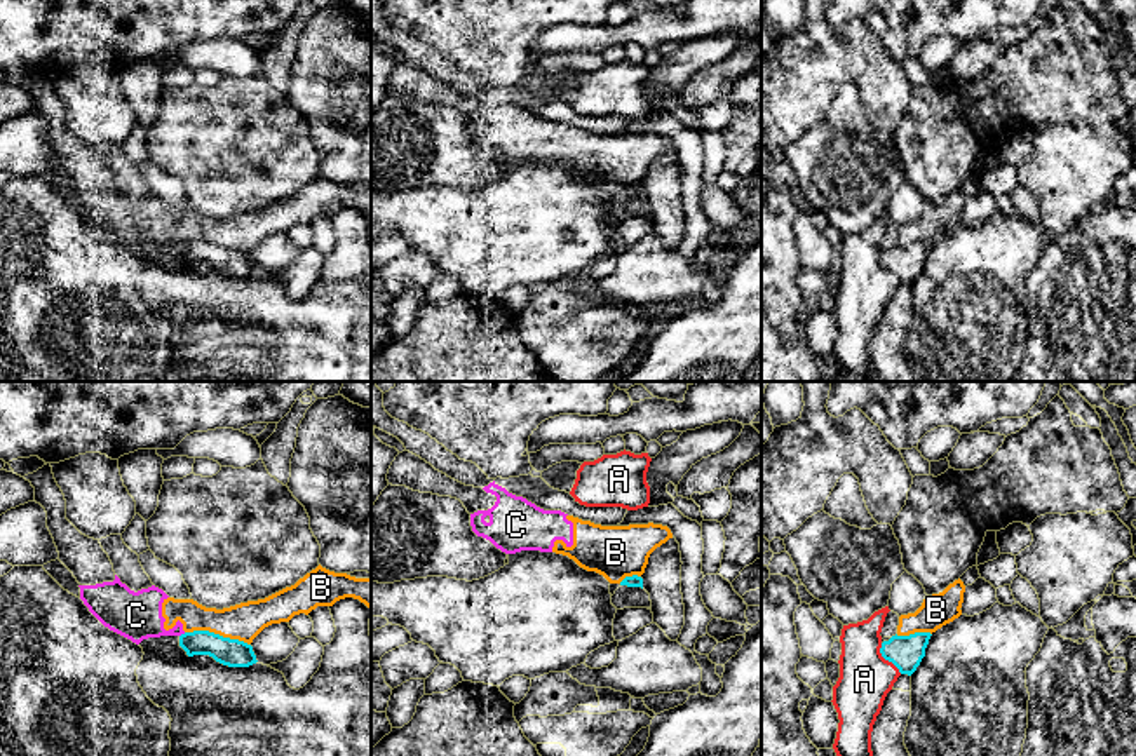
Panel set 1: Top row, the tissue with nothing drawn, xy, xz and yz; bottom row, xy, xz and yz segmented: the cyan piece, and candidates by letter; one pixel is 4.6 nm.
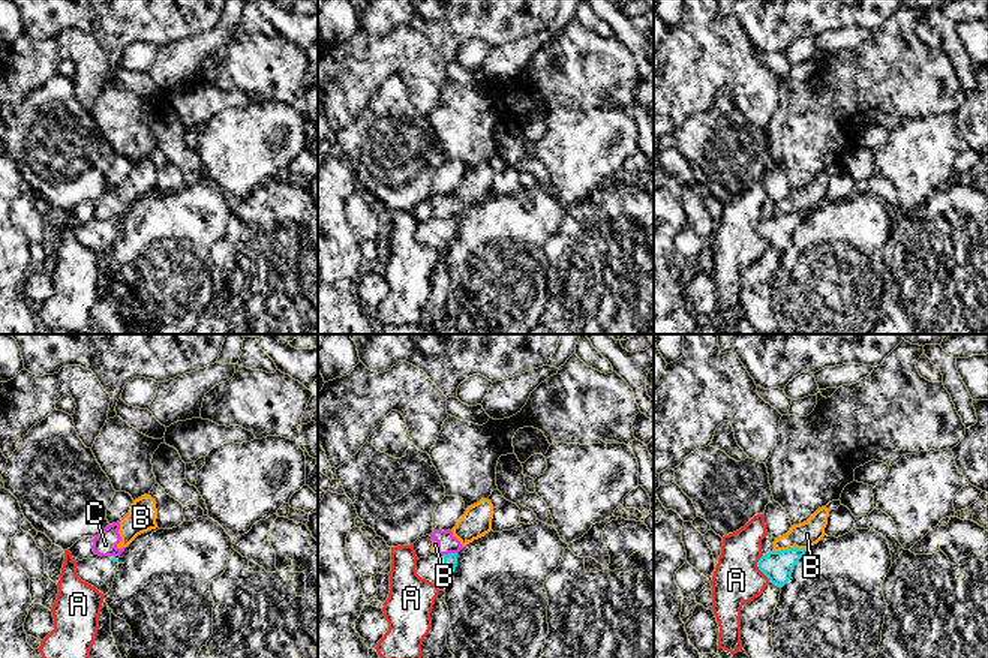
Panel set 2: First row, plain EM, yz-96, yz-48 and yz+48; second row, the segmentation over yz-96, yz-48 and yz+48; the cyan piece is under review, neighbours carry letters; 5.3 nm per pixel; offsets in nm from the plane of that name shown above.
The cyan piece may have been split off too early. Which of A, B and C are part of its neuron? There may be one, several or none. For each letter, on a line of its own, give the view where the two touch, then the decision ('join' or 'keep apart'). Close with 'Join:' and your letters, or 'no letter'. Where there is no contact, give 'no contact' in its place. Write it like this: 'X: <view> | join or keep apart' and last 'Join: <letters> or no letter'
A: yz | keep apart
B: xy | keep apart
C: xy | keep apart
Join: no letter

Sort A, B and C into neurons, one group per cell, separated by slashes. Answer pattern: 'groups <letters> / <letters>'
groups A / B C

